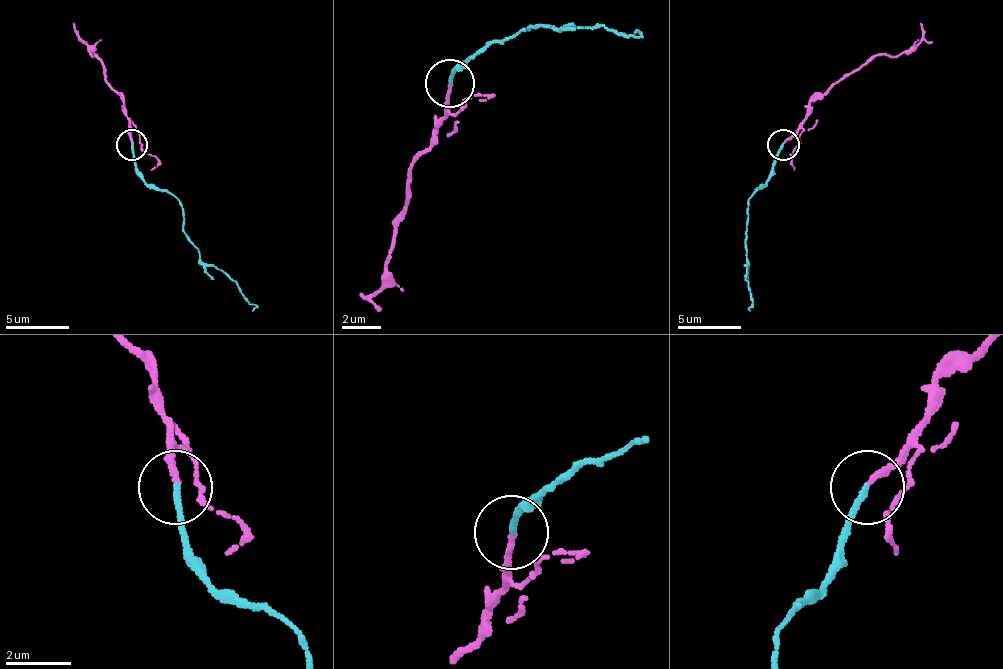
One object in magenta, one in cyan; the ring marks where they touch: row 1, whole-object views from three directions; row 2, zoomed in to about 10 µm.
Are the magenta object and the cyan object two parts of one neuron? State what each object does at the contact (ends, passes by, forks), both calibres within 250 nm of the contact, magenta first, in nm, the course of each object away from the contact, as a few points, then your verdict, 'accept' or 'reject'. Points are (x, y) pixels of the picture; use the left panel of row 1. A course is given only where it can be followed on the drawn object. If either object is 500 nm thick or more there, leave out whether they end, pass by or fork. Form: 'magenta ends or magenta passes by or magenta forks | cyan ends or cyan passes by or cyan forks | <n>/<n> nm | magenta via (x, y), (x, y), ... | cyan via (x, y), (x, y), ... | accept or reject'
magenta ends | cyan ends | 160/200 nm | magenta via (132, 142), (123, 98), (107, 82), (97, 57), (72, 22) | cyan via (132, 145), (135, 170), (148, 183), (180, 202), (183, 234), (205, 262), (221, 269), (259, 307) | accept

